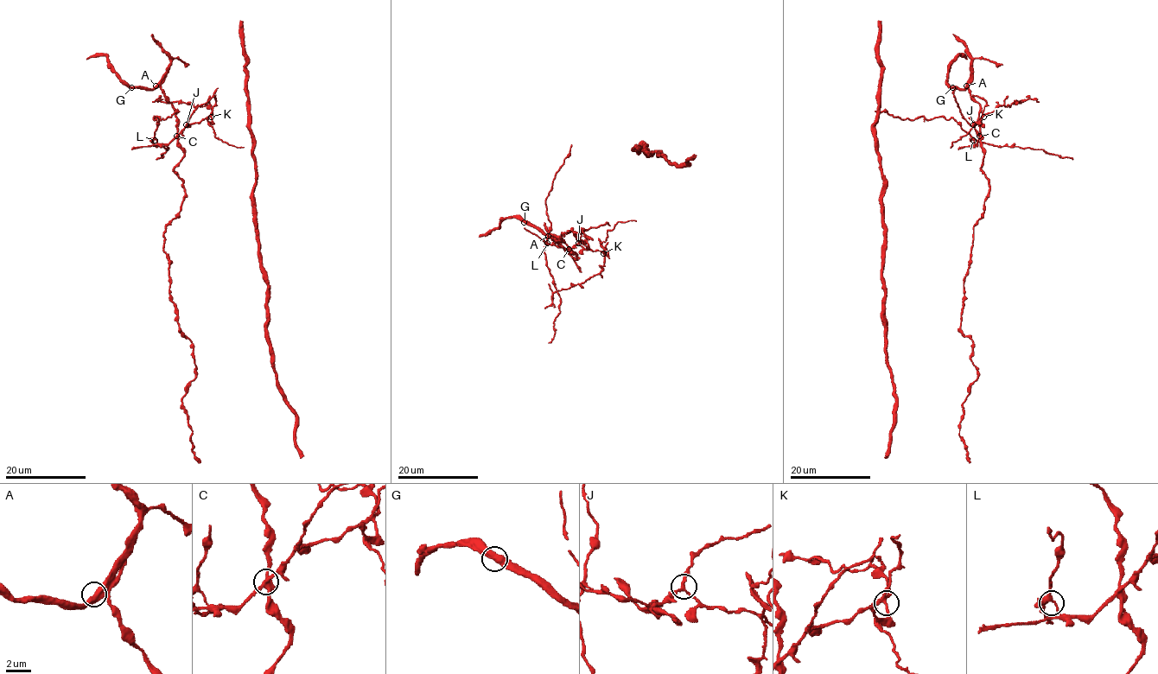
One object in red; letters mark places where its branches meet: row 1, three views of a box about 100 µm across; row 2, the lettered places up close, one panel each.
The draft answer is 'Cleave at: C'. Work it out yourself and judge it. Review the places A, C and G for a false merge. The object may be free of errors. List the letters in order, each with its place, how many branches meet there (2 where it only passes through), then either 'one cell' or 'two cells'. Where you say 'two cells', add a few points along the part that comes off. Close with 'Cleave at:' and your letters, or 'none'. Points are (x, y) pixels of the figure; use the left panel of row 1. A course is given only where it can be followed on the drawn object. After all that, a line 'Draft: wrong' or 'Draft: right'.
A: at (155, 85); 2 branches meet; one cell
C: at (176, 136); 4 branches meet; two cells; foreign part runs (176, 136), (168, 143), (159, 143), (155, 137), (157, 117), (153, 117), (161, 119), (179, 111)
G: at (131, 87); 2 branches meet; one cell
Cleave at: C
Draft: right

